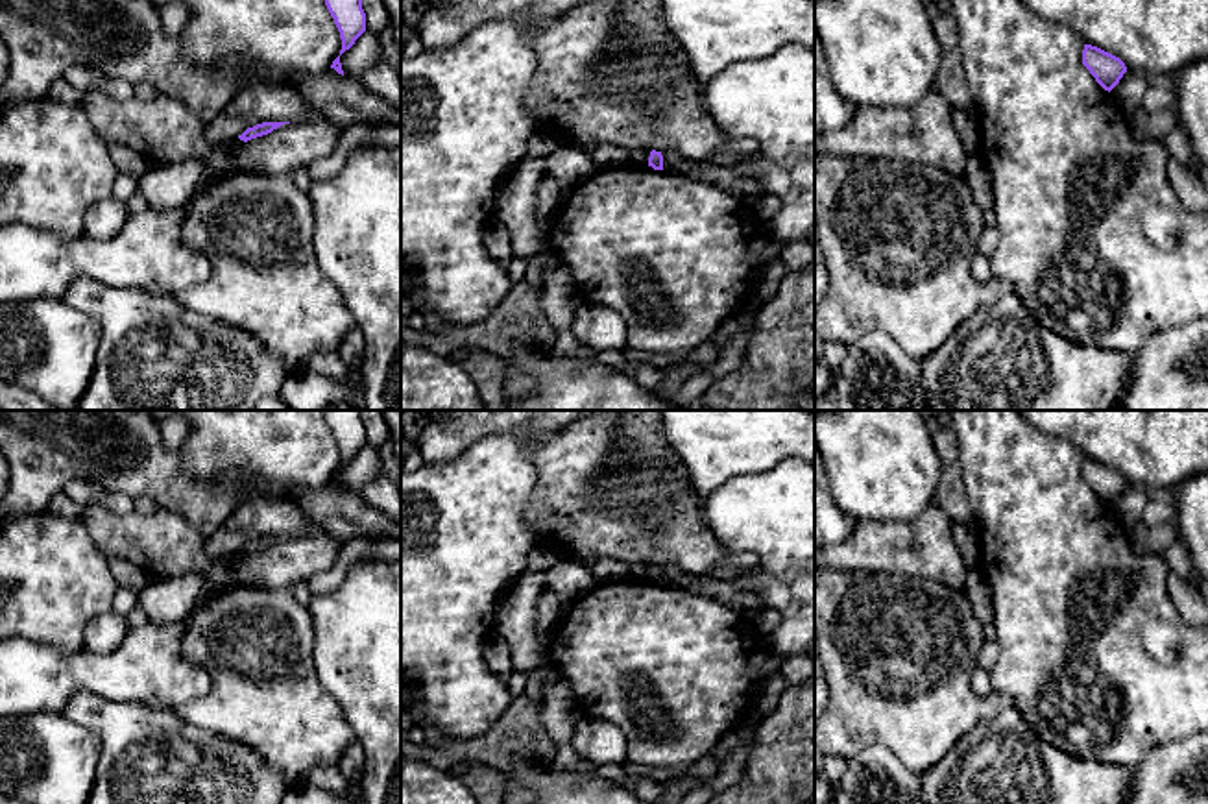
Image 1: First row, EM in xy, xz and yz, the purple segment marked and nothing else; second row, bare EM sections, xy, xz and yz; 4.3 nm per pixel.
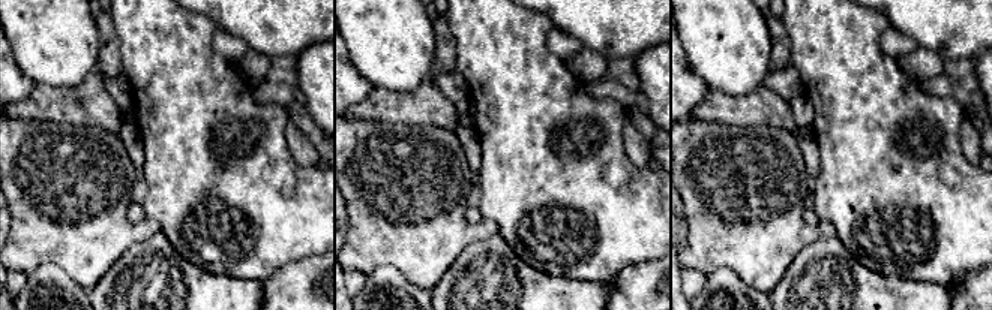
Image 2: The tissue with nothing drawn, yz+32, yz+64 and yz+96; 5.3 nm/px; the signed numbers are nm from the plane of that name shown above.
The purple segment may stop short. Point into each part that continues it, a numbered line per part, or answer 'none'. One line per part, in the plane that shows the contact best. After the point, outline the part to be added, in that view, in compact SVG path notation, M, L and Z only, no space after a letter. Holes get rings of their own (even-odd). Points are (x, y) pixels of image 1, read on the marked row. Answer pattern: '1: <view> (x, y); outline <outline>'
none

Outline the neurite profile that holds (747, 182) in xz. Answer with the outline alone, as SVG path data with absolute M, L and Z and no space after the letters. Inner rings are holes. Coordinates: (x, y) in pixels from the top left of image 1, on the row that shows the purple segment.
M698 163L695 164L693 176L717 185L741 200L768 192L765 181L761 179L761 170L754 163L746 168Z

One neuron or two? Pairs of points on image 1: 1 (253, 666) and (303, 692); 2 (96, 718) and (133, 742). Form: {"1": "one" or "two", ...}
{"1": "one", "2": "one"}

